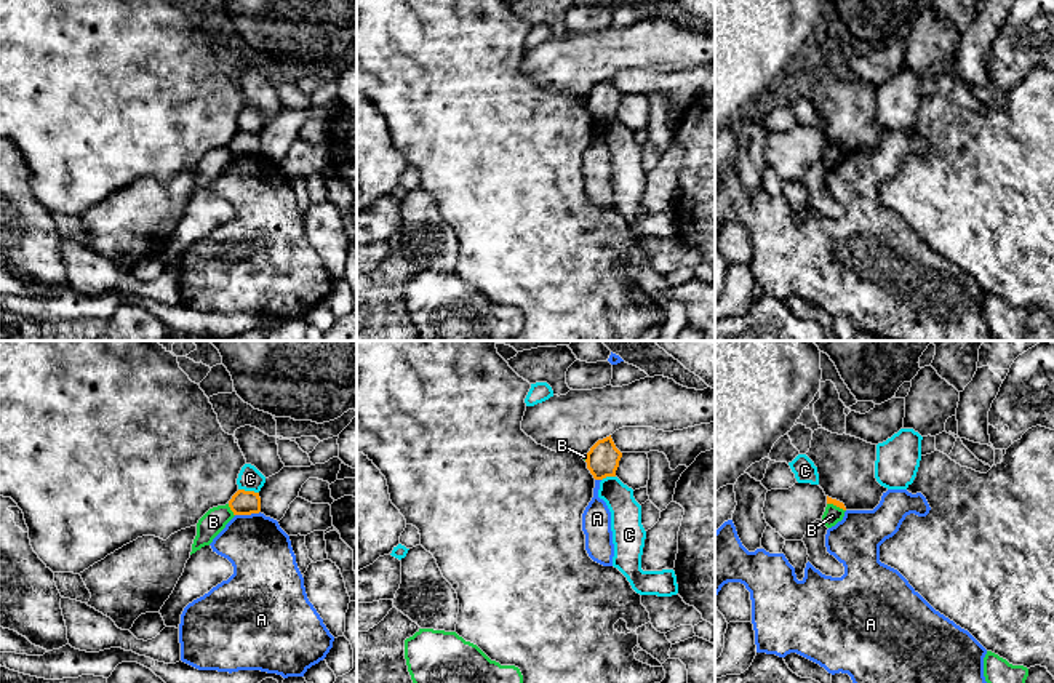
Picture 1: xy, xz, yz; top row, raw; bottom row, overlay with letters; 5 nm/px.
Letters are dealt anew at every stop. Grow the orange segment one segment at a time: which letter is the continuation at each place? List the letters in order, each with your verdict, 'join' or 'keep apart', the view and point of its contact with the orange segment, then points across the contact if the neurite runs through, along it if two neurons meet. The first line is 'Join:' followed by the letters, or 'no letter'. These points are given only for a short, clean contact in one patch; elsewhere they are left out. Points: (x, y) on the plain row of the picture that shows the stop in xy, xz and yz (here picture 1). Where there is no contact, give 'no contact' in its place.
Join: no letter
A: keep apart; meets orange in xy at (247, 155); border along xy (259, 152), (235, 157)
B: keep apart; meets orange in xy at (231, 151); border along xy (227, 146), (234, 157)
C: keep apart; meets orange in xy at (248, 133); border along xy (239, 130), (258, 135)

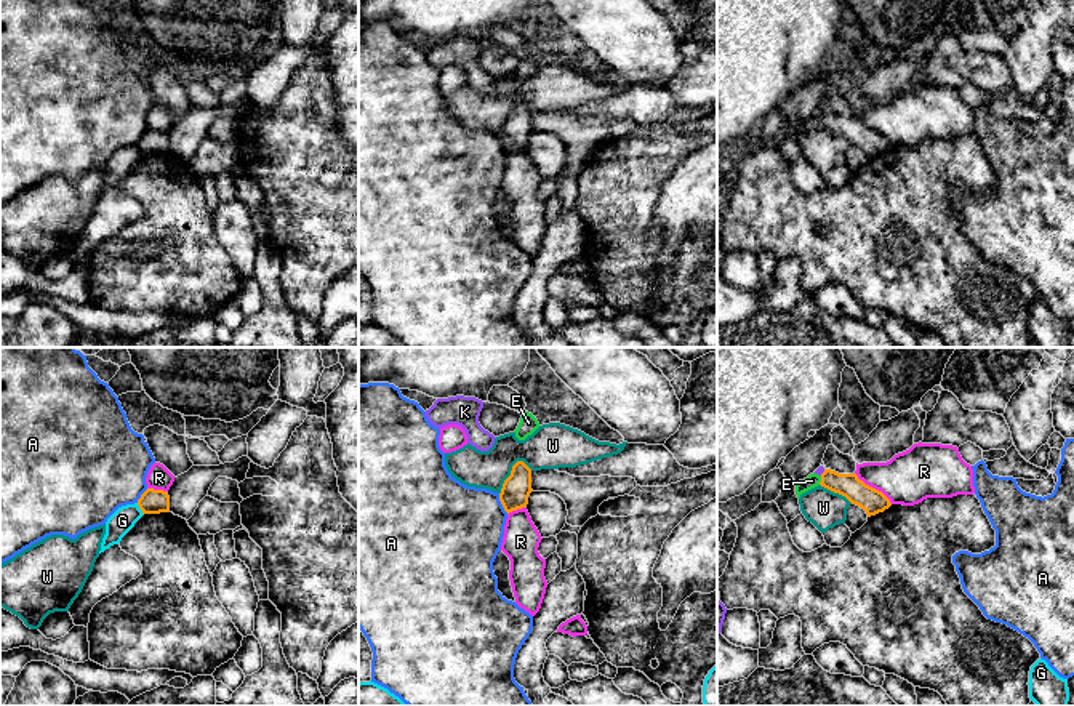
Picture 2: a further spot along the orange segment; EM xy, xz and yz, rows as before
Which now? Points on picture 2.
Join: E
A: keep apart; meets orange in xz at (501, 144); border along xz (498, 135), (498, 141), (508, 154)
E: join; meets orange in yz at (821, 122); runs through yz (857, 133), (845, 125), (821, 122), (812, 122)
G: keep apart; meets orange in xy at (140, 149); border along xy (136, 144), (143, 156)
K: keep apart; meets orange in yz at (823, 114); border along yz (825, 111), (820, 116)
R: keep apart; meets orange in yz at (871, 128); border along yz (855, 114), (892, 144)
W: keep apart; meets orange in xz at (509, 117); border along xz (522, 101), (512, 108), (500, 135)

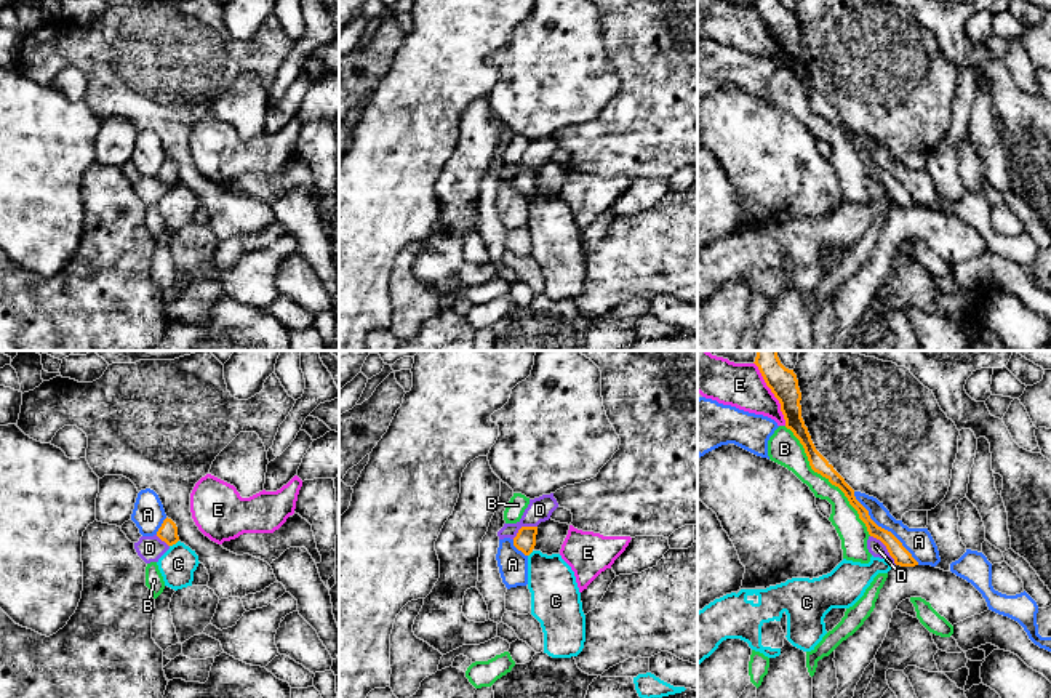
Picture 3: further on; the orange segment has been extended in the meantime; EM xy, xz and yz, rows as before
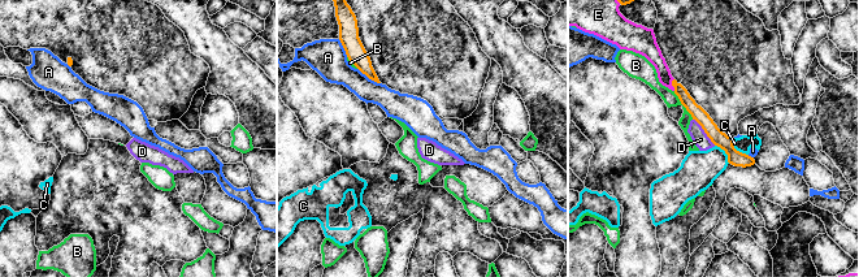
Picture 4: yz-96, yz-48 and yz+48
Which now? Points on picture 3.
Join: no letter
A: keep apart; meets orange in yz at (883, 170)
B: keep apart; meets orange in yz at (827, 119); border along yz (784, 68), (802, 87), (808, 106), (843, 135), (871, 176)
C: keep apart; meets orange in xy at (173, 184); border along xy (178, 181), (170, 188)
D: keep apart; meets orange in yz at (887, 189); border along yz (871, 176), (885, 188), (896, 205)
E: keep apart; meets orange in yz at (773, 34)

